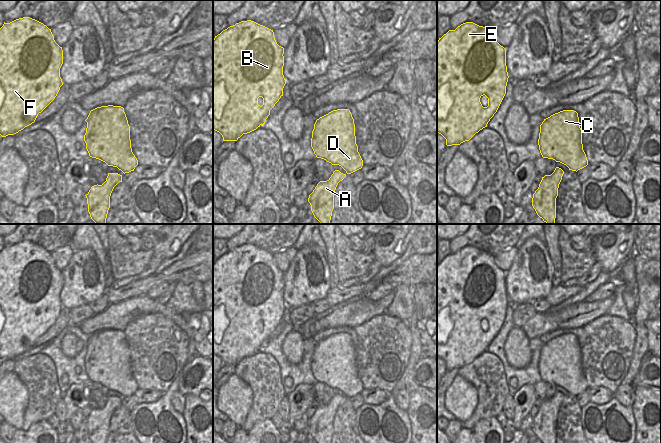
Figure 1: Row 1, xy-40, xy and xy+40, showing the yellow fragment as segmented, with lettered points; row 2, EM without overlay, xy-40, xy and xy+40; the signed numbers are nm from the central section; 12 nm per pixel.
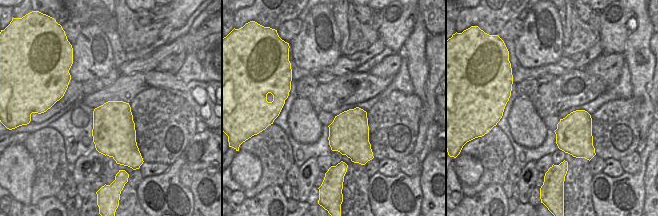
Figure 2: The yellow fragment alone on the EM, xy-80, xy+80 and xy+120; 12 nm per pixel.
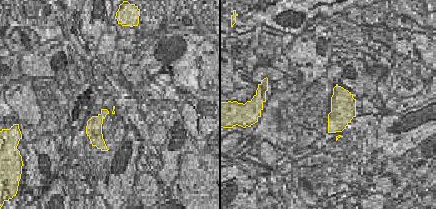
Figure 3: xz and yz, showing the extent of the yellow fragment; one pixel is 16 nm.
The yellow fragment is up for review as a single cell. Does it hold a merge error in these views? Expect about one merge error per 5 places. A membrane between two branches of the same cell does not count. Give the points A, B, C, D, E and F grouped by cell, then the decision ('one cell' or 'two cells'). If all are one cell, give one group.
groups A B C D E F; one cell

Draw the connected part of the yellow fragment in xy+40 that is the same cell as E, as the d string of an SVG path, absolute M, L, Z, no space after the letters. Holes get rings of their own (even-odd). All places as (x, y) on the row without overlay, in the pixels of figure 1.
M466 246L458 250L455 254L449 254L437 265L437 357L446 363L446 369L460 369L465 365L469 365L476 357L487 351L488 346L497 336L505 318L508 306L508 296L506 290L506 273L501 270L494 261L494 256L479 250L473 246ZM485 319L488 322L488 330L483 331L480 322Z

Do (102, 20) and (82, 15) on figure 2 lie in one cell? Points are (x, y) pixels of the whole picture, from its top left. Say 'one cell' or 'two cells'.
one cell

